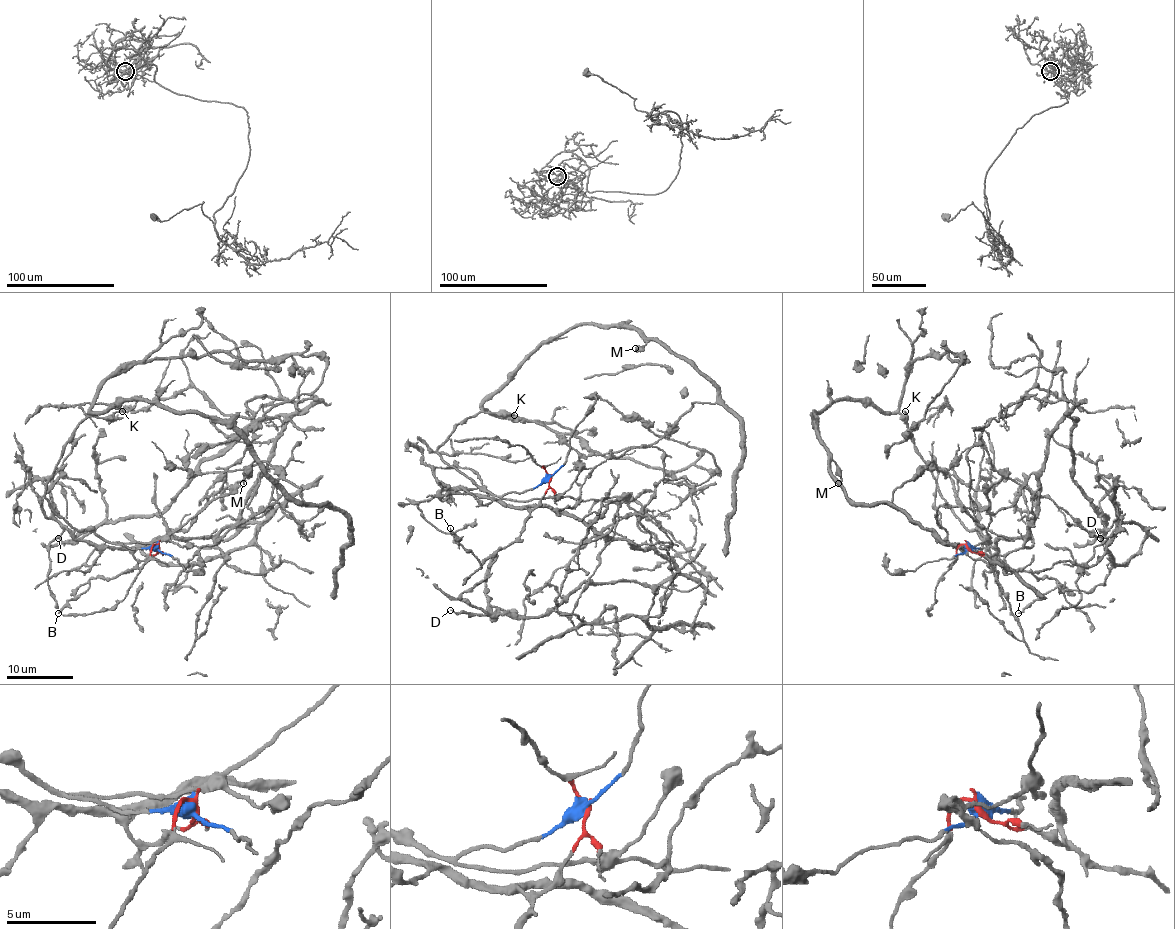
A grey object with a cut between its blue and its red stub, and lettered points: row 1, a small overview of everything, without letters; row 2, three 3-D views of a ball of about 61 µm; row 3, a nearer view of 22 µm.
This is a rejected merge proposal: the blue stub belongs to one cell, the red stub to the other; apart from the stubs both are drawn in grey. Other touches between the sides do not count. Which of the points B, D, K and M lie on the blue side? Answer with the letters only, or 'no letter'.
K, M

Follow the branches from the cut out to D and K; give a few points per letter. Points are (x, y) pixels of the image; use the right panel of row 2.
D: (967, 546), (997, 560), (1000, 538), (1025, 535), (1063, 416), (1074, 419), (1073, 482), (1106, 517), (1099, 538)
K: (967, 546), (982, 548), (985, 538), (965, 527), (942, 497), (936, 477), (917, 451), (902, 418), (904, 411)

